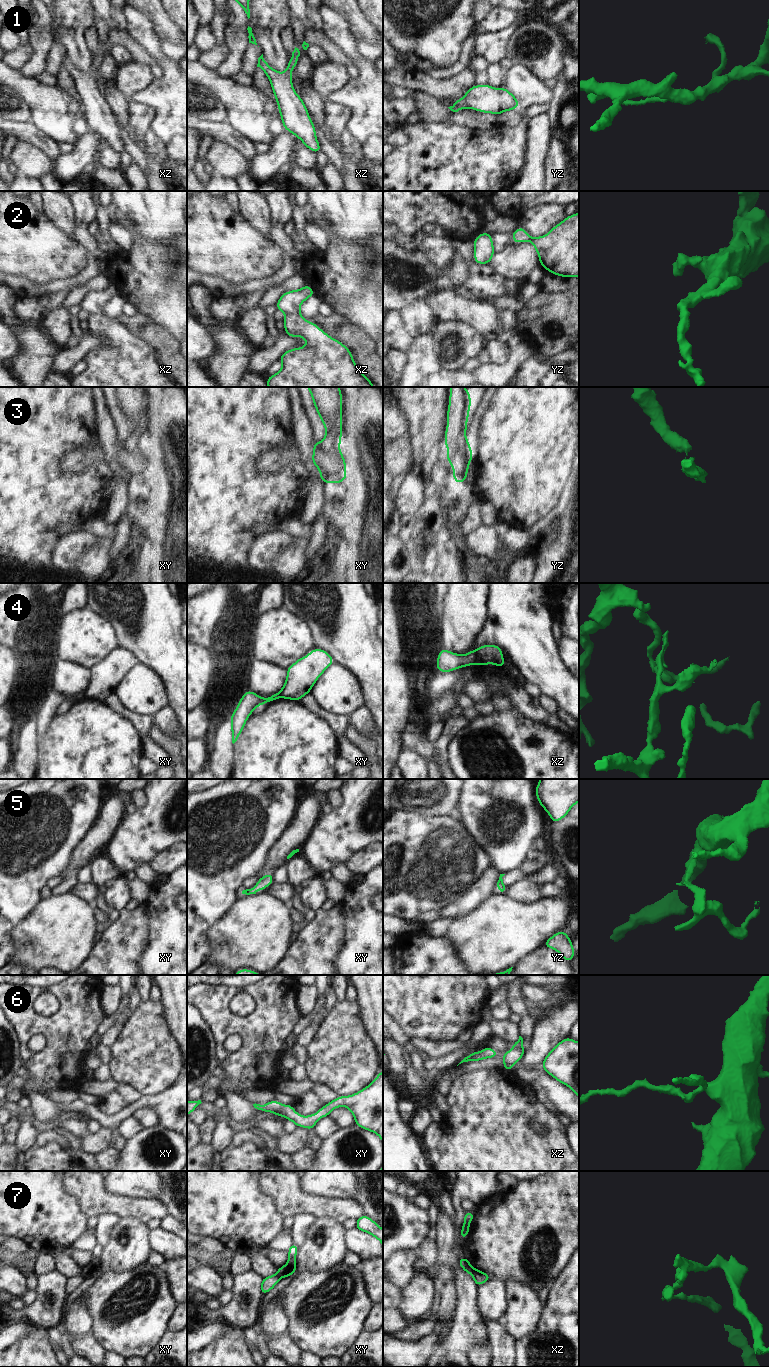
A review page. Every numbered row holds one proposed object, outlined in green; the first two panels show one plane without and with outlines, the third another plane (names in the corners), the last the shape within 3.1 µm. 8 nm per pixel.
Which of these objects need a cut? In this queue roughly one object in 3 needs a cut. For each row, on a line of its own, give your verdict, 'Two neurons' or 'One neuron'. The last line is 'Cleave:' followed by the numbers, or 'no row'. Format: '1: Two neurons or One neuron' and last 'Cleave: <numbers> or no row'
1: One neuron
2: One neuron
3: One neuron
4: Two neurons
5: One neuron
6: One neuron
7: Two neurons
Cleave: 4, 7

